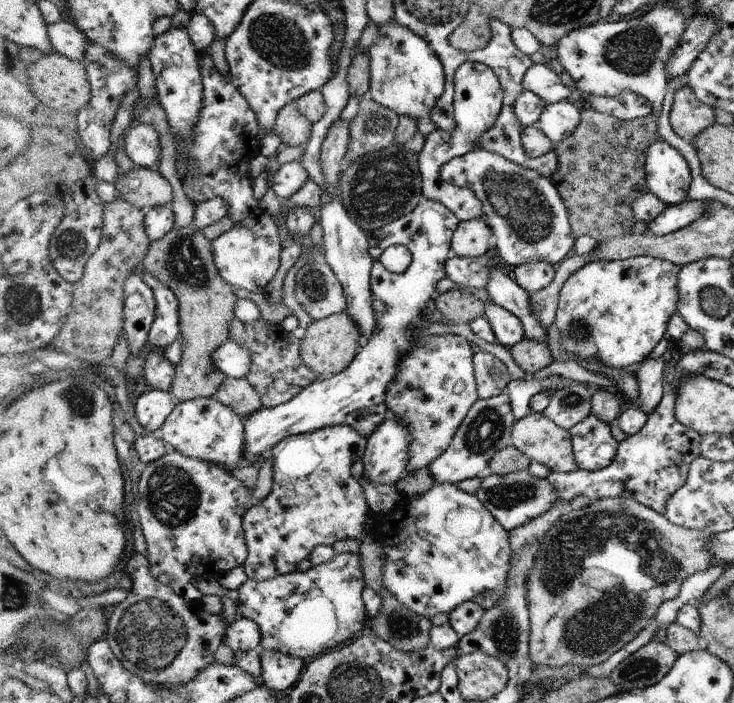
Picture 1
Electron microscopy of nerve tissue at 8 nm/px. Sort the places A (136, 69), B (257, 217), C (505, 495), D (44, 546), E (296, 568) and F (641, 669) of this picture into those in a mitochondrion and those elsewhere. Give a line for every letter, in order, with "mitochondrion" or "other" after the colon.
A: other
B: other
C: mitochondrion
D: other
E: other
F: mitochondrion

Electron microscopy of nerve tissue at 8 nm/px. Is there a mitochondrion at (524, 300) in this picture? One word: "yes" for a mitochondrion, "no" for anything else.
no

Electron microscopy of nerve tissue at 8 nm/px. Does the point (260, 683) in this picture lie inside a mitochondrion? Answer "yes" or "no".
no

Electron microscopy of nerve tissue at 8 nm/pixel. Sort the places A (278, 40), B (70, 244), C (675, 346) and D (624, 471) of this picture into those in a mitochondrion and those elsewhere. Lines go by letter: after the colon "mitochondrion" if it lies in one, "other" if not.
A: mitochondrion
B: mitochondrion
C: other
D: other

